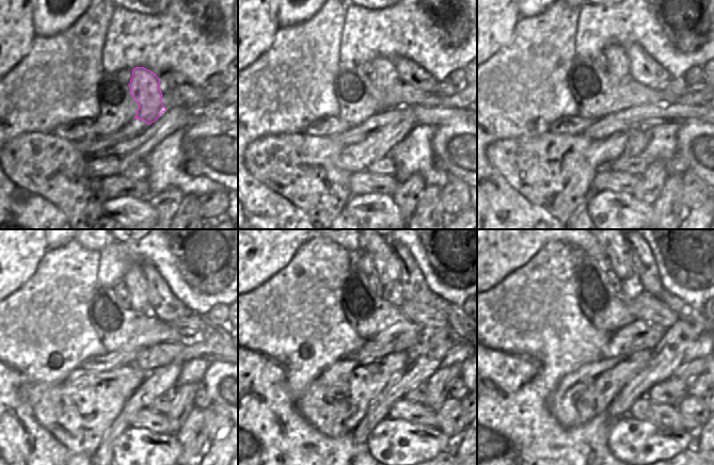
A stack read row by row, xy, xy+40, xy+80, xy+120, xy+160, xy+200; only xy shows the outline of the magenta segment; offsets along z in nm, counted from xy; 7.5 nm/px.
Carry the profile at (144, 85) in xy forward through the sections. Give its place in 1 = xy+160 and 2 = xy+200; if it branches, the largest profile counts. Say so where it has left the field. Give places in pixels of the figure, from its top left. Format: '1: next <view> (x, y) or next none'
1: next xy+160 (387, 269)
2: next xy+200 (618, 251)

